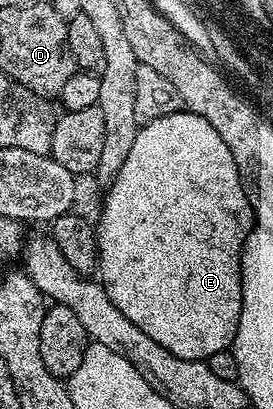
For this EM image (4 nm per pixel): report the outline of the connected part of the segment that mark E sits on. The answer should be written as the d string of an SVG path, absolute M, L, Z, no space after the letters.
M189 111L174 112L165 118L157 118L153 122L142 125L133 138L133 150L129 150L129 158L125 158L125 166L117 174L117 178L106 189L107 197L103 200L103 213L97 219L97 239L99 242L99 263L97 265L97 276L104 290L109 294L113 306L133 322L153 342L165 346L173 354L181 358L206 358L226 352L234 345L235 331L239 325L239 315L243 305L243 287L241 286L241 254L247 241L247 236L256 223L255 214L251 206L251 197L243 186L243 178L237 170L237 162L233 162L233 154L229 154L229 146L221 139L221 134L205 122L197 114Z

